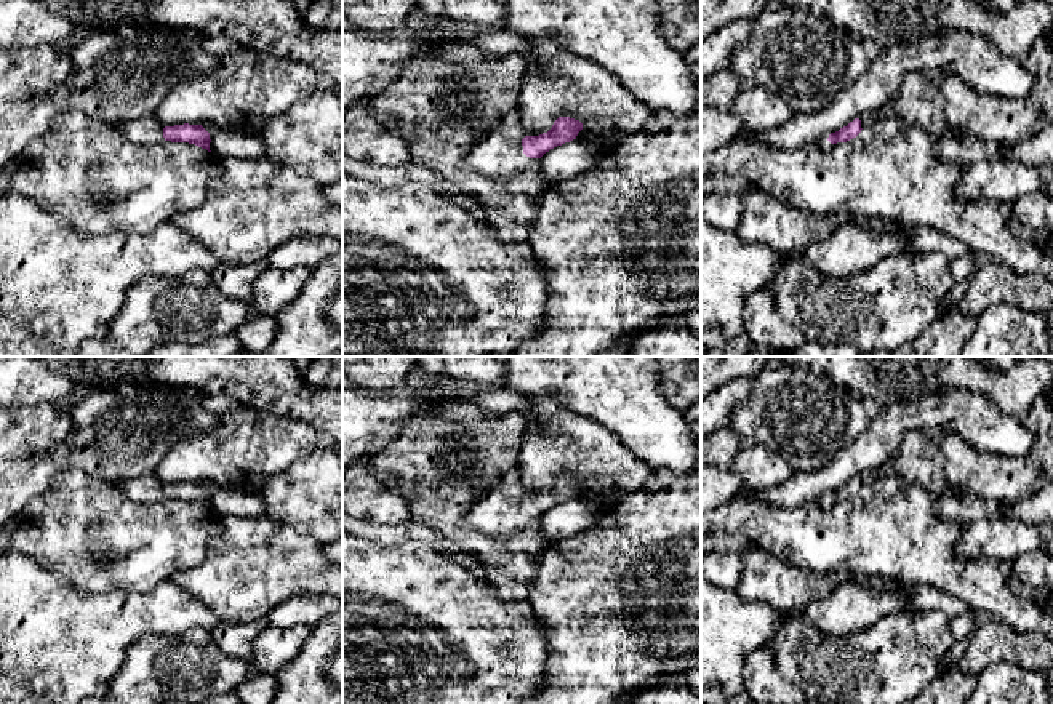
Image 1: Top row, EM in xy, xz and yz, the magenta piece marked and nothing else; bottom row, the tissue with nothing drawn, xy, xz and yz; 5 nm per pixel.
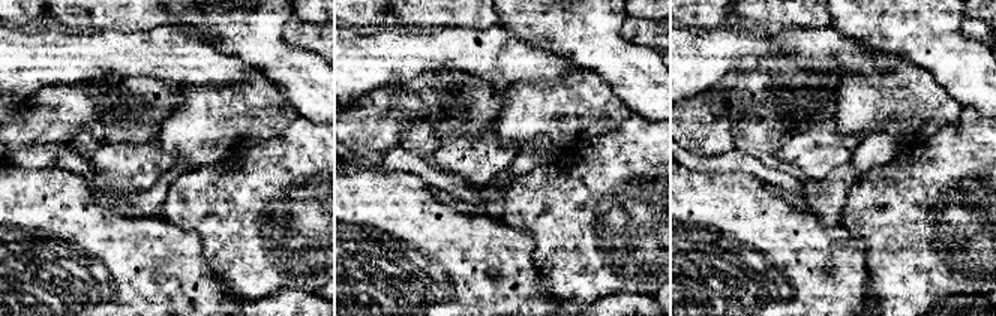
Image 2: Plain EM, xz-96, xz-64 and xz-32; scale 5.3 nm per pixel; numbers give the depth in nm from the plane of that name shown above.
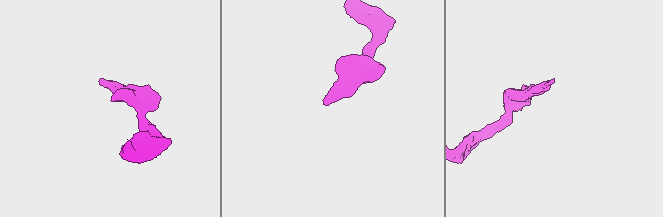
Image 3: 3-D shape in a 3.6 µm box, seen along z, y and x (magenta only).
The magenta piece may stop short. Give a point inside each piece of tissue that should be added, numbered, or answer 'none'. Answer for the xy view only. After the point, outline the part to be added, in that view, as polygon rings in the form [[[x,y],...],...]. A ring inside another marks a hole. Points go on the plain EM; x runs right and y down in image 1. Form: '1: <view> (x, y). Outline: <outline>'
1: xy (148, 488). Outline: [[[147,474],[142,477],[126,478],[115,483],[122,493],[136,502],[158,502],[165,499],[163,483],[155,474]]]

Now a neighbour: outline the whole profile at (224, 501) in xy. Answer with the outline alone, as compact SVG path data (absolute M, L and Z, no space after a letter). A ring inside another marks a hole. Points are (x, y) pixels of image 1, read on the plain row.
M200 482L210 491L210 509L214 517L246 517L264 515L264 501L258 491L242 488L222 488L213 482Z

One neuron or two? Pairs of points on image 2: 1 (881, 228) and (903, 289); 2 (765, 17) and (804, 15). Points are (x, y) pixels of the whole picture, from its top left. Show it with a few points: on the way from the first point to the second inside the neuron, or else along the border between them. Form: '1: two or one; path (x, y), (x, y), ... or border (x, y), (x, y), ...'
1: one; path (896, 243), (903, 253), (903, 274)
2: one; path (774, 15), (795, 15)

